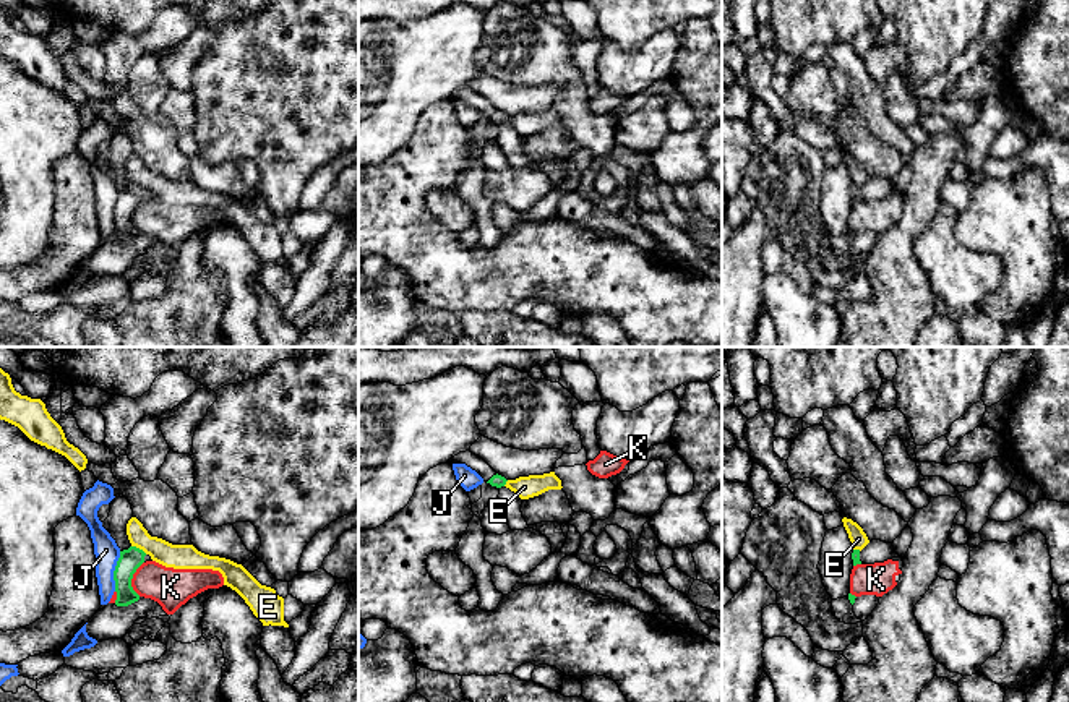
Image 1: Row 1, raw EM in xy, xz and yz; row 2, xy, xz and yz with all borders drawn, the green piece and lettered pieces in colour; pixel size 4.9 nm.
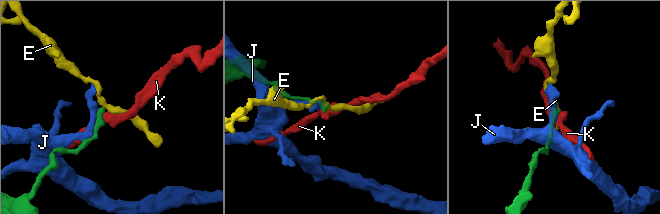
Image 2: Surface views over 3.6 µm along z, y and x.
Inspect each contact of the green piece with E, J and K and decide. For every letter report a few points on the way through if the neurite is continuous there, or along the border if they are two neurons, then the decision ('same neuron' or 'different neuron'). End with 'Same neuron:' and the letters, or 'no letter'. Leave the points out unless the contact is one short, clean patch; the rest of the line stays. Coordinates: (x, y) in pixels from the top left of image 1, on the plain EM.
E: different neuron
J: different neuron
K: border along xy (143, 198), (132, 216), (132, 226), (138, 232); different neuron
Same neuron: no letter

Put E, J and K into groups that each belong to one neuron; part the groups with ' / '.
E / J / K

